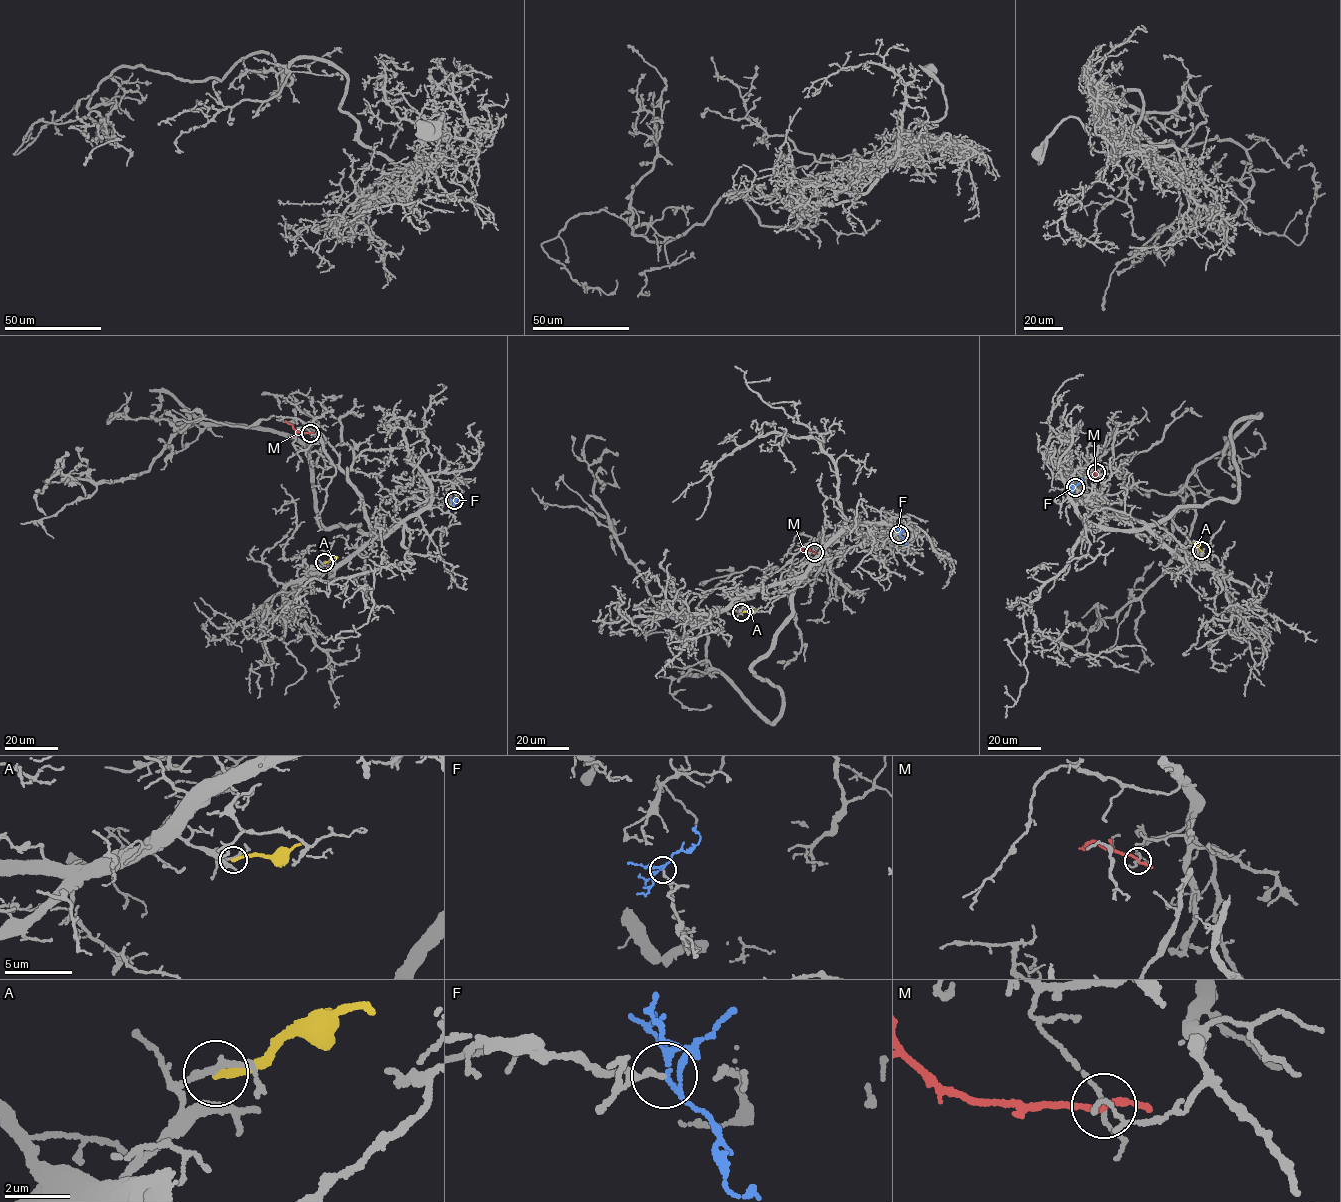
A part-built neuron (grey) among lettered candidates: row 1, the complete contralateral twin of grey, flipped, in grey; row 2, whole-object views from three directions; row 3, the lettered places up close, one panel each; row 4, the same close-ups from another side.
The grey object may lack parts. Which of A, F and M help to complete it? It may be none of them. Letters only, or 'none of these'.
none of these

